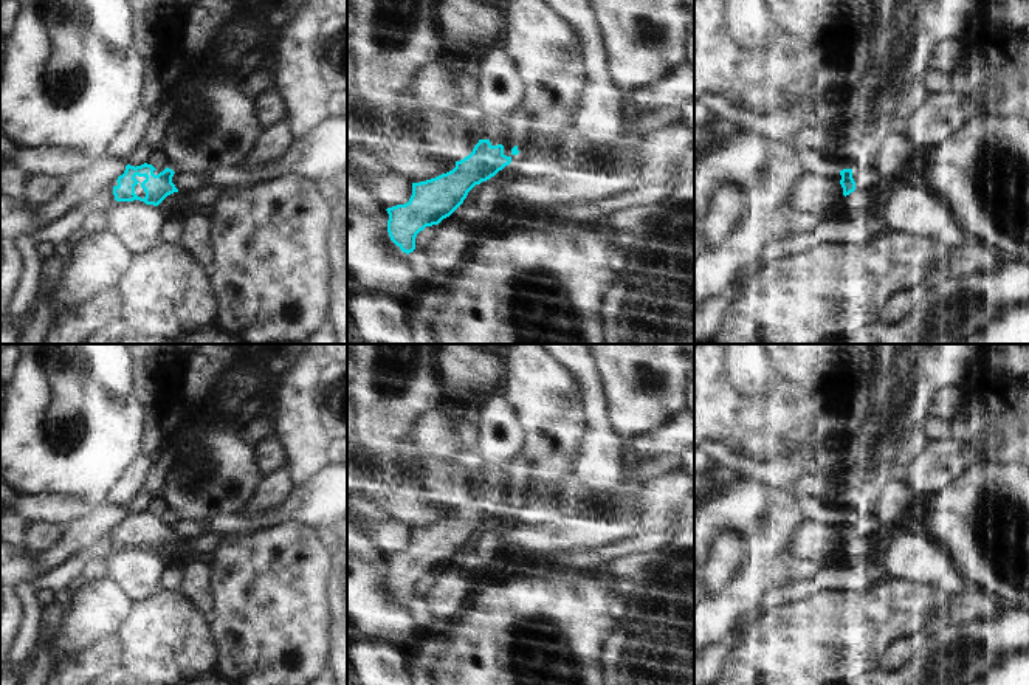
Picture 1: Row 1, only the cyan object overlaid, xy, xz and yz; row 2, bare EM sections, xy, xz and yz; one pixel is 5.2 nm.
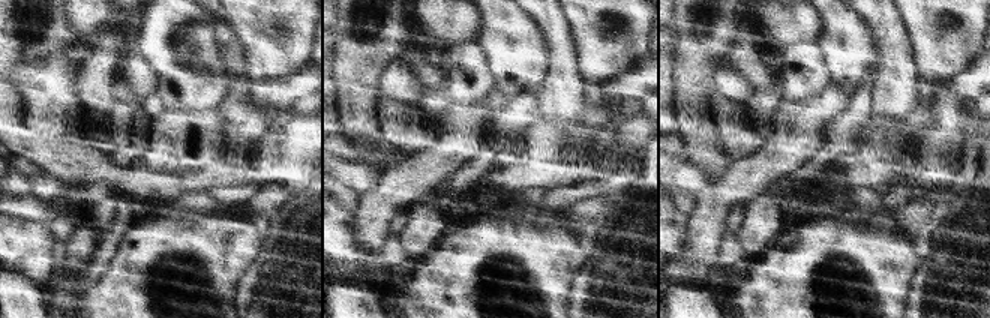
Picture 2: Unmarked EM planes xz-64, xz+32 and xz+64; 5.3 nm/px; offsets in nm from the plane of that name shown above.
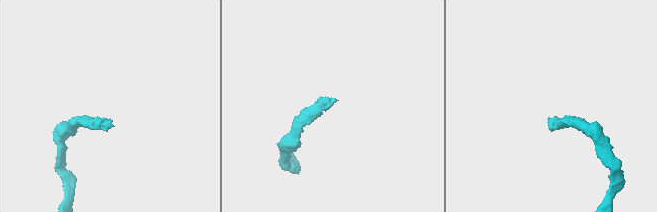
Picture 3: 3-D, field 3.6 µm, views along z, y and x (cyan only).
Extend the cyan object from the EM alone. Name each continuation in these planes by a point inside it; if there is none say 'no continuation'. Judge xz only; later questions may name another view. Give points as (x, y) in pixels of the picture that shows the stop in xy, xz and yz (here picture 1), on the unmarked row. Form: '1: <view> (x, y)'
1: xz (490, 476)

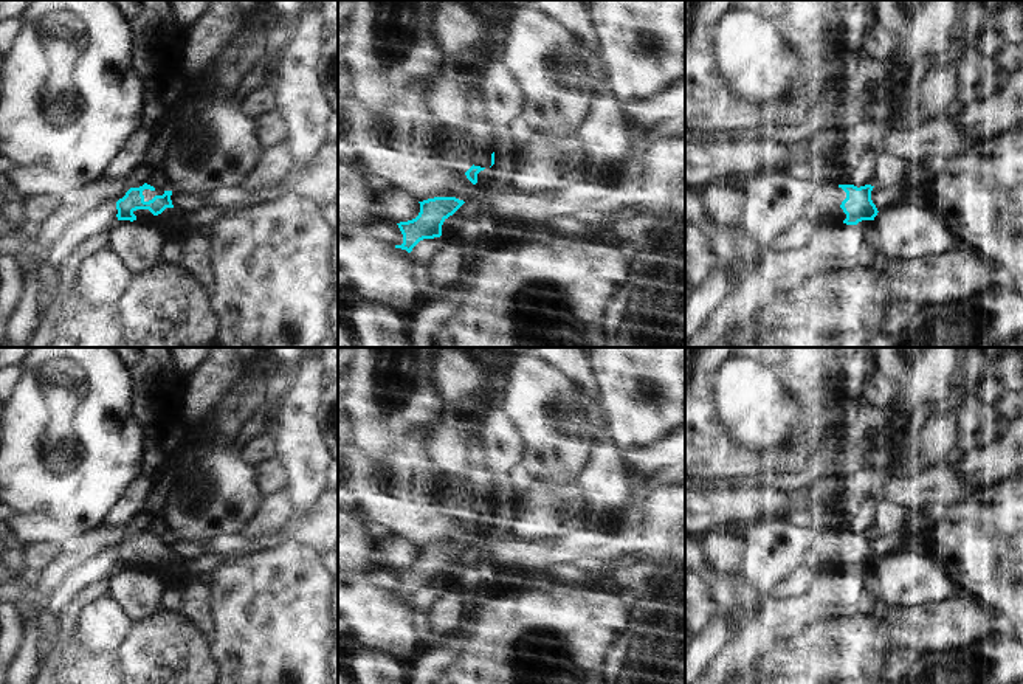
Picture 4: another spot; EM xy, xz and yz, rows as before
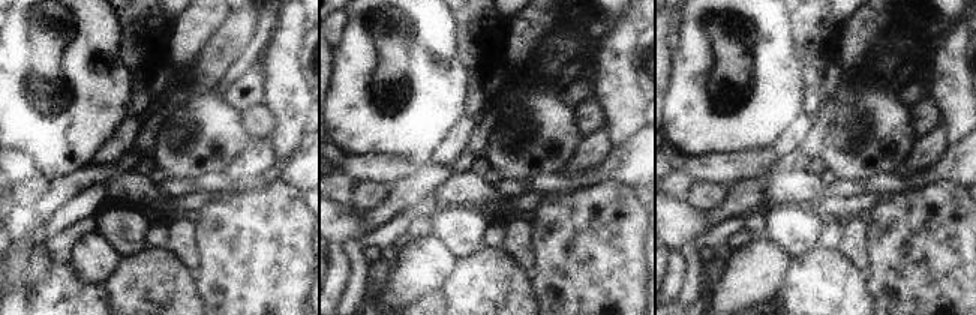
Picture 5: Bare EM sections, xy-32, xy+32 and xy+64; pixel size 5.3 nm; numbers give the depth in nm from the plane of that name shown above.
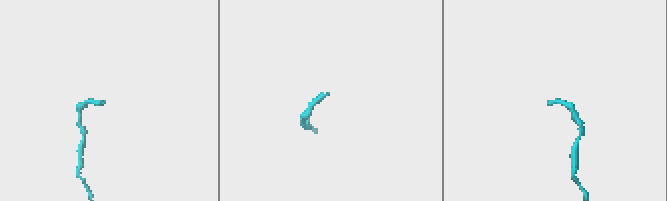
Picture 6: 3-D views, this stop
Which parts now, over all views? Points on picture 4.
1: xy (141, 562)

